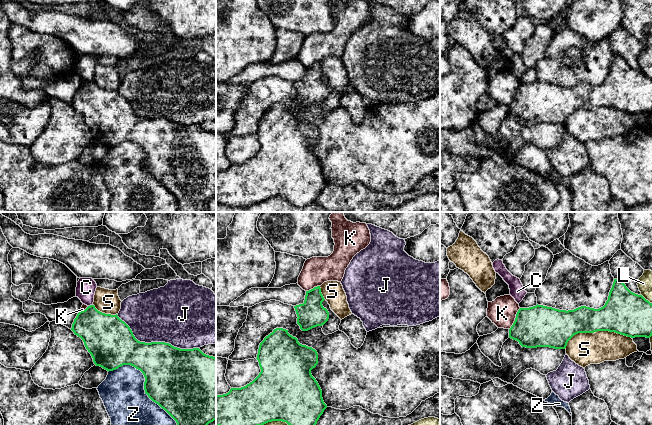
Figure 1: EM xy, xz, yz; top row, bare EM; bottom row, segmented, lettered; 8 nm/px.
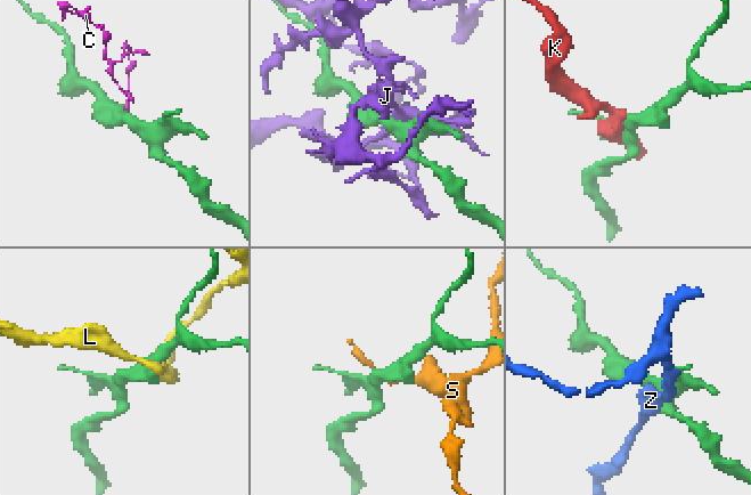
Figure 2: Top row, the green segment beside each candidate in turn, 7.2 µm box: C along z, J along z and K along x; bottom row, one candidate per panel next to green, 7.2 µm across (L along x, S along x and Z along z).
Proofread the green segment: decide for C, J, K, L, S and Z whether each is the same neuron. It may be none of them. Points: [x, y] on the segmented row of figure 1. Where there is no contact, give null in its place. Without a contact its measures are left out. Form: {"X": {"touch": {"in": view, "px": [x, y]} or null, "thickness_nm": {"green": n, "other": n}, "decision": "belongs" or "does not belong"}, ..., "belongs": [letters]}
{"C": {"touch": {"in": "xy", "px": [90, 305]}, "thickness_nm": {"green": 320, "other": 160}, "decision": "does not belong"}, "J": {"touch": {"in": "xy", "px": [155, 342]}, "thickness_nm": {"green": 400, "other": 460}, "decision": "does not belong"}, "K": {"touch": {"in": "yz", "px": [515, 319]}, "thickness_nm": {"green": 340, "other": 220}, "decision": "does not belong"}, "L": {"touch": {"in": "yz", "px": [645, 299]}, "thickness_nm": {"green": 340, "other": 110}, "decision": "does not belong"}, "S": {"touch": {"in": "yz", "px": [596, 331]}, "thickness_nm": {"green": 320, "other": 260}, "decision": "does not belong"}, "Z": {"touch": {"in": "xy", "px": [144, 383]}, "thickness_nm": {"green": 480, "other": 360}, "decision": "does not belong"}, "belongs": []}

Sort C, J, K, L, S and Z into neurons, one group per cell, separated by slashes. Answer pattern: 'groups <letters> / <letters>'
groups C / J / K / L / S / Z

